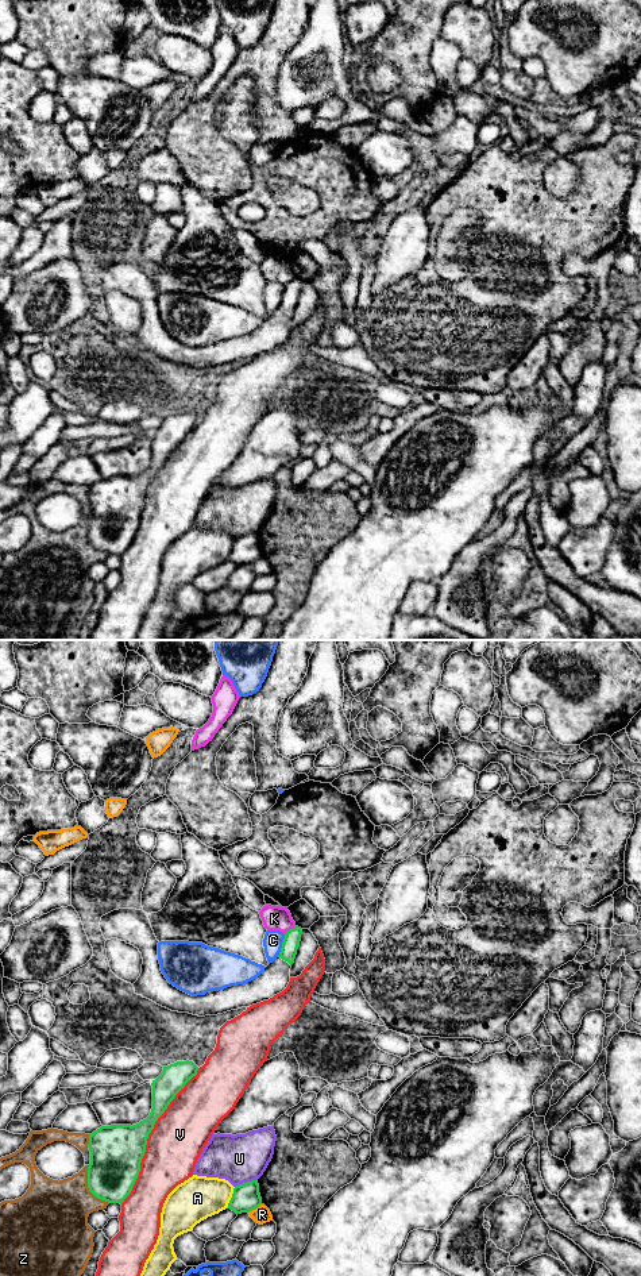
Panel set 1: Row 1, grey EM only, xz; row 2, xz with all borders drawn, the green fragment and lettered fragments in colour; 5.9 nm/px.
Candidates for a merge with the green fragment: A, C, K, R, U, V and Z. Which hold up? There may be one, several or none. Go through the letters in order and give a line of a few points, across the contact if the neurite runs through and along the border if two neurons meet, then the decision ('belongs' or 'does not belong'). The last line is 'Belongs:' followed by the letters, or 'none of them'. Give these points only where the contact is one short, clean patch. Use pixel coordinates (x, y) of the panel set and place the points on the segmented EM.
A: xz (235, 1187), (227, 1206) | does not belong
C: does not belong
K: xz (294, 925), (284, 933) | does not belong
R: does not belong
U: does not belong
V: does not belong
Z: does not belong
Belongs: none of them

